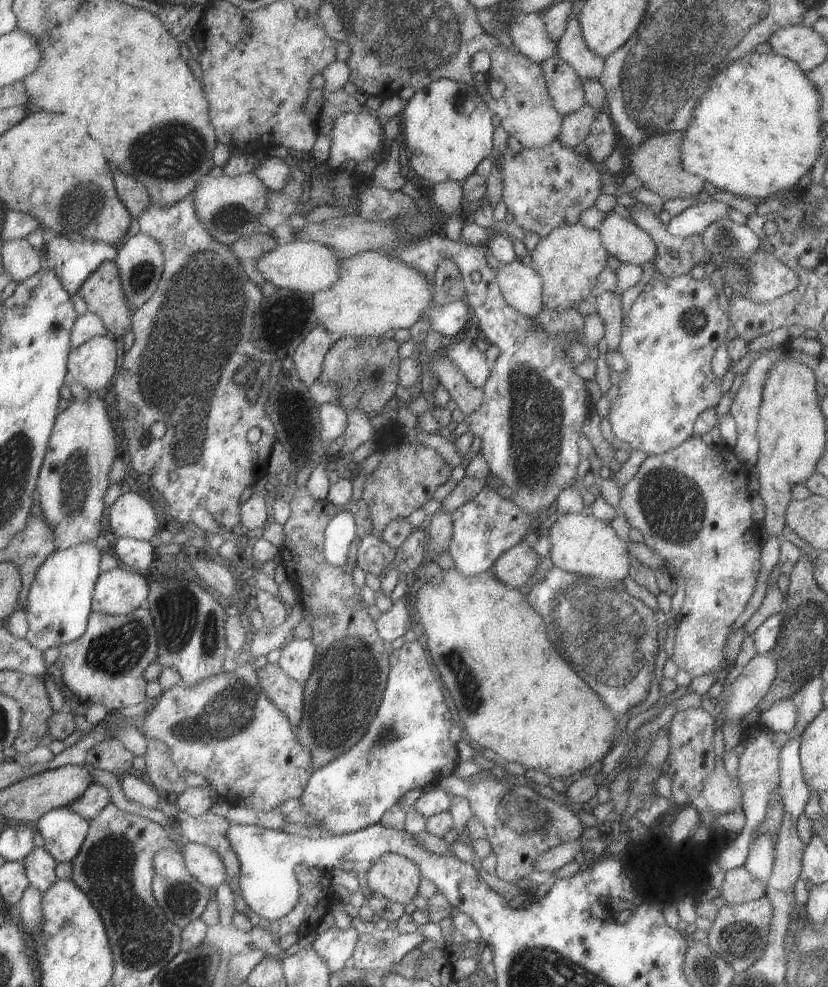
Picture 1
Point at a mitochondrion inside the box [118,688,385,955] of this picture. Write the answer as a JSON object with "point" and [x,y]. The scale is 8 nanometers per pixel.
{"point":[182,899]}

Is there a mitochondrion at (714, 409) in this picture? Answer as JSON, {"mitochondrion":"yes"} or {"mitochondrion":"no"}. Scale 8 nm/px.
{"mitochondrion":"no"}

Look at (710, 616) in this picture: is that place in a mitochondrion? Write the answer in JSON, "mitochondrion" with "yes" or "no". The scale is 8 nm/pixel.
{"mitochondrion":"yes"}

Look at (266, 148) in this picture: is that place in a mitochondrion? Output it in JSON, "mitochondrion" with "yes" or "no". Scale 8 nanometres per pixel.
{"mitochondrion":"no"}

